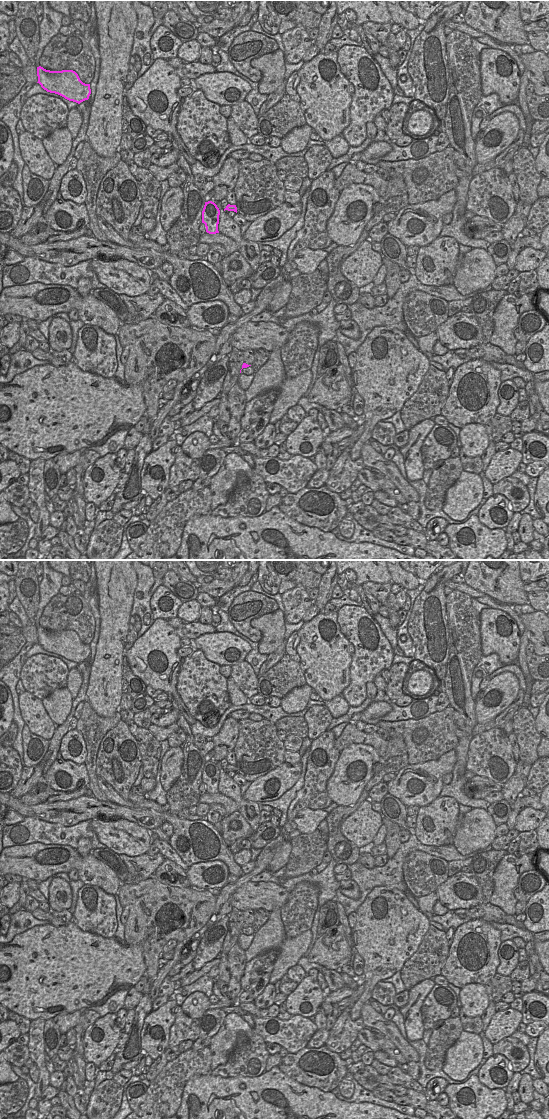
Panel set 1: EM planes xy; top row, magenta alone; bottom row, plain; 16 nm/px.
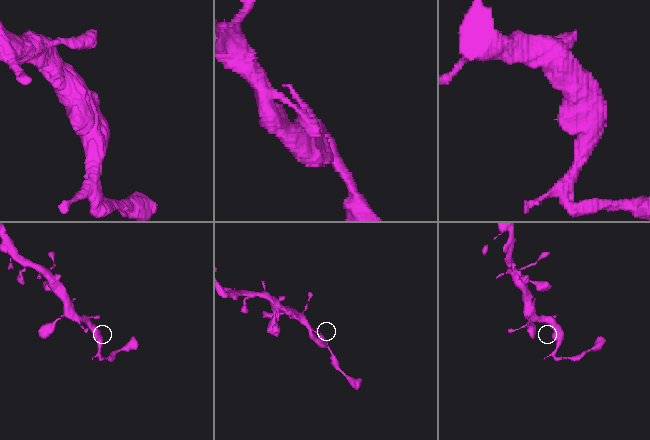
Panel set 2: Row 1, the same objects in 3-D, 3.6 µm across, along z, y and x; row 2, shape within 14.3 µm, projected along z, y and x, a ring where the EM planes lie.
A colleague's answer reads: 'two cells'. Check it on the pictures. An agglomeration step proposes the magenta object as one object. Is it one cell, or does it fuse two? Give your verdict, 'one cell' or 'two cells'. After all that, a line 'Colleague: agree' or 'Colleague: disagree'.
one cell
Colleague: disagree

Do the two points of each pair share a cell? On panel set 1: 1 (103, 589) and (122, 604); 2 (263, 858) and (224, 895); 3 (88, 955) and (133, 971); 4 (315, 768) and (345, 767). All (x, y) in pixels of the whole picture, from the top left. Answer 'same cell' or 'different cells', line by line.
1: same cell
2: same cell
3: same cell
4: different cells

